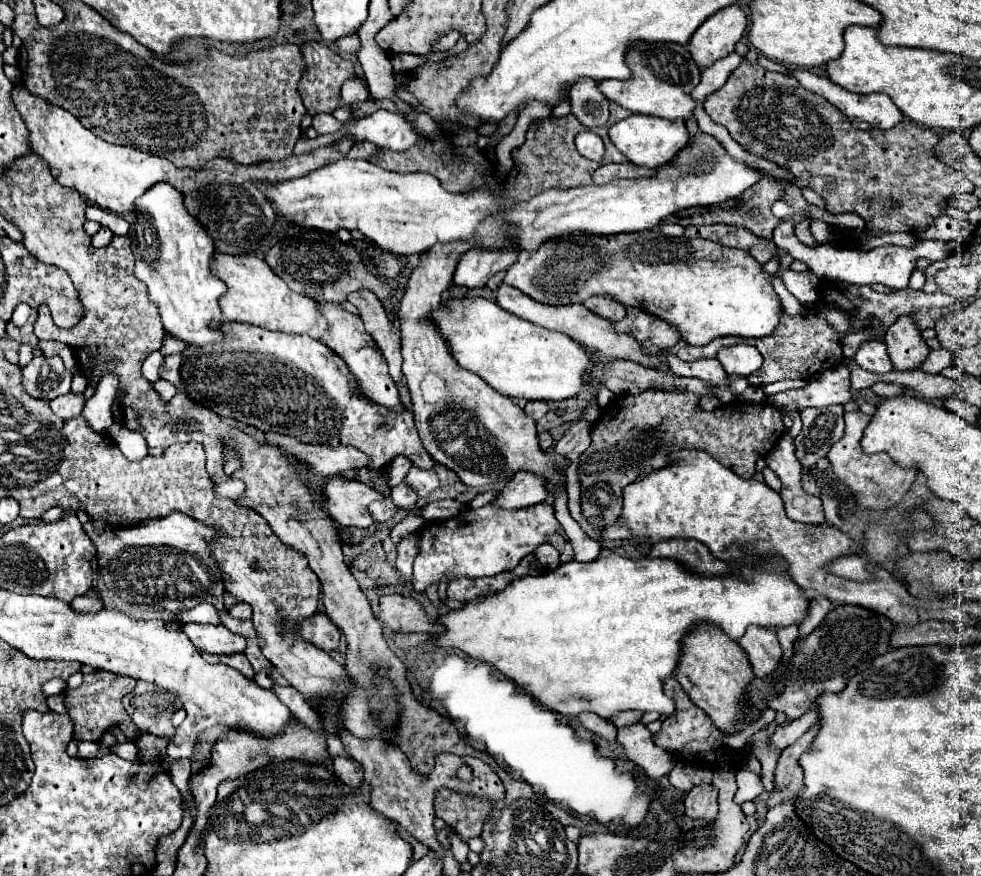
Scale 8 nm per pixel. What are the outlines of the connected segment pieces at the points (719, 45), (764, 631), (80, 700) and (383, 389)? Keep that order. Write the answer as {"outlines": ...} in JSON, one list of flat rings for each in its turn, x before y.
{"outlines":[[[734,2,734,6,726,6,720,14,712,14,696,34,692,34,688,42,688,50,700,68,708,68,712,62,730,54,740,42,744,30,748,26,746,8]],[[748,626,746,634,740,638,738,644,746,650,758,678,766,678,768,674,772,674,782,658,782,646,778,642,778,636,774,630,768,628]],[[90,672,84,674,84,682,78,690,70,690,66,700,70,704,70,718,74,720,74,736,78,740,98,742,98,738,114,724,122,722,126,710,122,710,122,696,128,694,134,686,122,686,122,676,110,672]],[[320,304,320,312,328,320,328,326,330,326,330,332,322,338,322,342,328,344,336,354,340,354,340,358,344,358,346,366,350,368,352,376,358,382,360,392,366,398,372,398,372,402,378,402,392,412,402,412,404,404,400,400,396,384,392,382,392,378,388,374,388,364,384,362,384,356,380,354,374,338,364,330,362,318,356,314,350,314,348,310,344,310,342,306,336,306,336,304]]]}

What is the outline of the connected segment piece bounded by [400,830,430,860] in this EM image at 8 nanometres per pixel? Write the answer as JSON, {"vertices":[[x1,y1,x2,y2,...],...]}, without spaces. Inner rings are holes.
{"vertices":[[400,830,400,832,402,832,402,836,404,836,404,838,406,838,406,840,408,840,412,846,414,846,414,860,420,860,422,856,426,856,426,854,430,852,430,848,428,848,428,846,420,844,420,842,418,842,416,838,412,838,408,832,404,832,404,830]]}

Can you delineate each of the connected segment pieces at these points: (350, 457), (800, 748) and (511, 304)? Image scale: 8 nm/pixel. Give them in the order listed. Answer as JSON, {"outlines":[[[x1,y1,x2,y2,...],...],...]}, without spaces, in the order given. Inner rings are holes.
{"outlines":[[[266,434,268,444,276,444,278,448,288,450,290,454,298,456,304,464,308,464,316,474,334,476,338,472,356,470,362,466,368,466,370,458,352,446,312,446,298,442,292,436,284,434]],[[812,726,810,730,806,730,792,746,784,748,780,758,778,758,778,766,774,770,774,782,780,790,772,792,772,798,768,800,768,806,776,806,782,800,794,796,800,792,800,788,804,786,804,772,798,764,798,758,808,750,808,746,812,744,812,740,816,738,820,726]],[[500,284,498,288,498,298,496,302,520,316,520,318,528,318,528,322,536,322,538,326,544,326,544,328,550,328,550,330,558,330,558,332,564,332,568,336,572,336,574,340,578,340,582,346,586,346,588,350,594,350,598,352,596,358,602,362,602,364,610,364,614,360,632,360,636,364,642,364,642,366,650,366,650,368,658,368,660,366,660,356,656,354,656,358,652,358,652,354,644,354,644,350,640,350,640,342,636,342,636,338,632,338,630,334,616,334,614,330,614,324,608,322,606,318,600,318,598,314,592,314,584,304,568,304,568,306,540,306,540,302,532,302,532,298,528,298,526,294,522,294,520,290,512,288,512,286,506,286,506,284]]]}

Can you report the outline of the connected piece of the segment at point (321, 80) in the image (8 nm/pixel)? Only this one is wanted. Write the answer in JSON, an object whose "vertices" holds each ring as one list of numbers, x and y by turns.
{"vertices":[[308,42,302,46,302,56,306,60,306,74,300,80,300,96,304,100,304,106,308,110,308,114,332,114,336,108,344,106,344,100,340,96,340,88,346,80,356,78,356,66,348,60,344,60,342,56,338,56,332,48,328,48,326,44,320,42]]}

